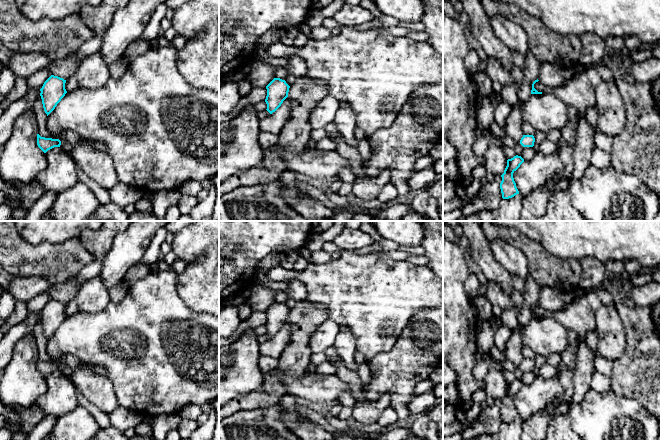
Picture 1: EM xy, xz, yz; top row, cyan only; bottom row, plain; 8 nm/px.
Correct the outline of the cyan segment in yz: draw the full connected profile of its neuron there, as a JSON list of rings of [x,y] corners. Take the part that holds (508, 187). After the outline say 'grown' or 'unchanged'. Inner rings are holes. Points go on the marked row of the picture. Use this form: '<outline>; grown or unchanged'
[[[518,155],[507,160],[507,166],[504,170],[504,173],[501,175],[502,181],[500,183],[500,189],[503,199],[509,199],[519,194],[513,178],[513,173],[520,167],[523,162],[524,159]]]; unchanged

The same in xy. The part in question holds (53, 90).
[[[51,75],[40,89],[43,108],[47,116],[55,109],[67,93],[65,83],[66,80],[63,78]]]; unchanged

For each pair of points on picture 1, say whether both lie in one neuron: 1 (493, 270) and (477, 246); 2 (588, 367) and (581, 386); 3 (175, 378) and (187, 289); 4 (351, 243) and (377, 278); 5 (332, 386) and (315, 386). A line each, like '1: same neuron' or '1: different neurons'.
1: same neuron
2: same neuron
3: different neurons
4: different neurons
5: same neuron

